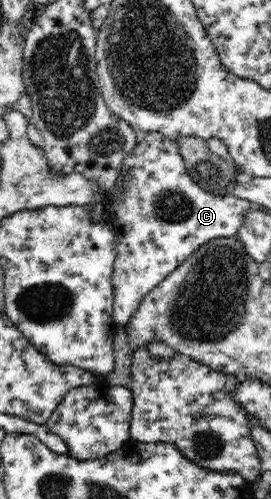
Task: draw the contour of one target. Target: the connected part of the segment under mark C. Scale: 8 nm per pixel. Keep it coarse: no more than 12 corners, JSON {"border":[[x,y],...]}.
{"border":[[148,133],[106,194],[114,321],[250,201],[205,191],[178,143]]}

